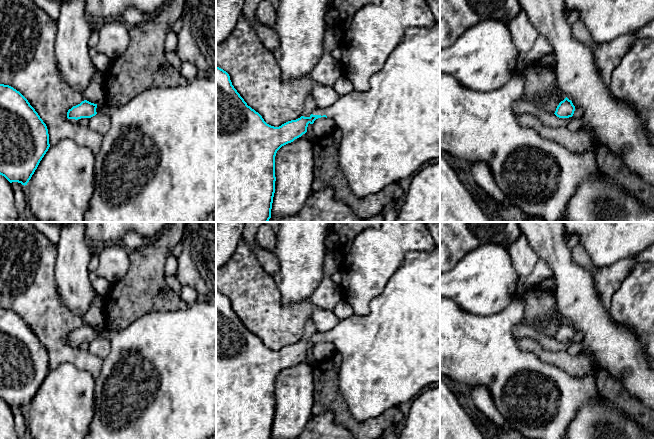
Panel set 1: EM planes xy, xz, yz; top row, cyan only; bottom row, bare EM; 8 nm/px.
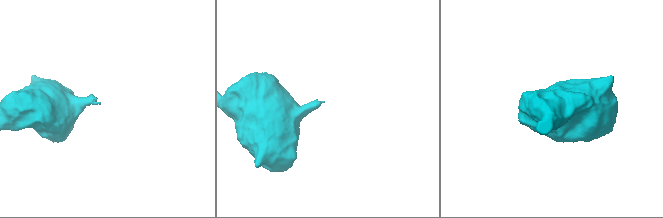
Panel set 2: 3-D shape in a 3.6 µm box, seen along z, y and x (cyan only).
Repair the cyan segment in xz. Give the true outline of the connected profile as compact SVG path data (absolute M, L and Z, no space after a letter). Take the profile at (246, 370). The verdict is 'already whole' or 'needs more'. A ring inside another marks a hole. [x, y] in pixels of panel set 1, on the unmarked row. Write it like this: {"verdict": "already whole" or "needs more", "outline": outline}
{"verdict": "needs more", "outline": "M440 245L429 252L410 251L406 254L403 263L390 278L382 293L370 302L370 311L367 315L340 320L330 330L317 332L309 341L301 340L296 344L288 345L279 351L267 348L262 340L252 333L232 309L229 298L216 290L216 439L271 439L273 421L275 417L275 380L284 369L293 366L307 356L308 348L321 341L328 341L335 347L335 351L342 357L342 364L338 373L339 392L344 398L348 409L357 421L365 421L376 417L388 409L399 407L401 404L415 399L428 385L440 381Z"}

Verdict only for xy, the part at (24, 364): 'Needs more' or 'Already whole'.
Already whole

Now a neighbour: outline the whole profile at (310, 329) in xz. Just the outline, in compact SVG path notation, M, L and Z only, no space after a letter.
M310 318L305 324L304 336L303 336L302 340L310 341L310 339L313 337L313 335L316 334L317 332L318 332L317 325Z

